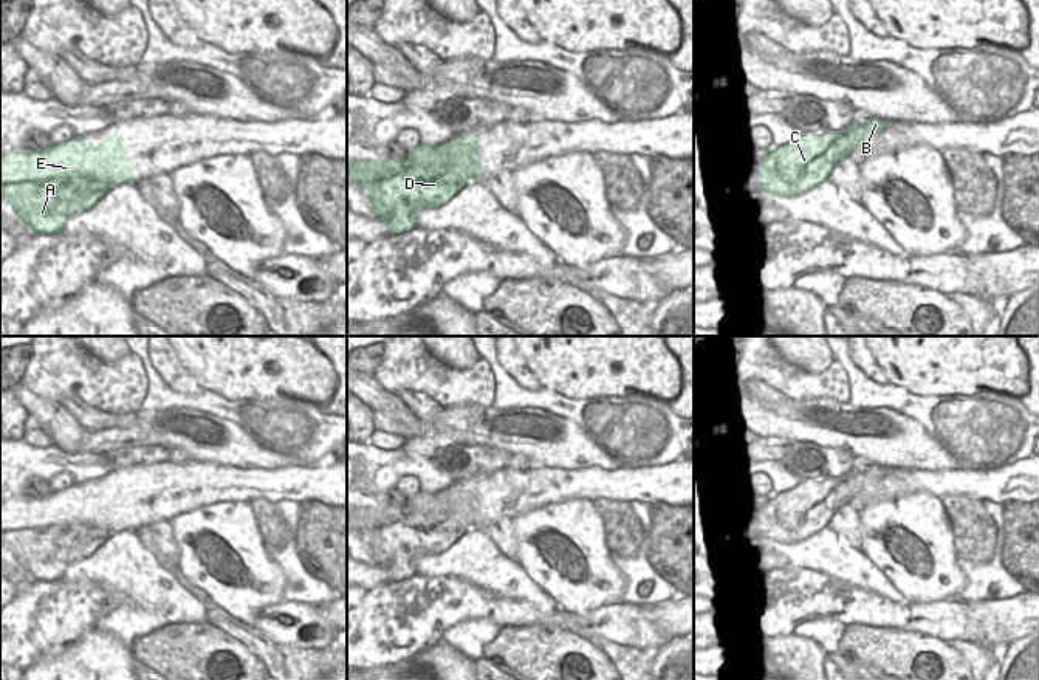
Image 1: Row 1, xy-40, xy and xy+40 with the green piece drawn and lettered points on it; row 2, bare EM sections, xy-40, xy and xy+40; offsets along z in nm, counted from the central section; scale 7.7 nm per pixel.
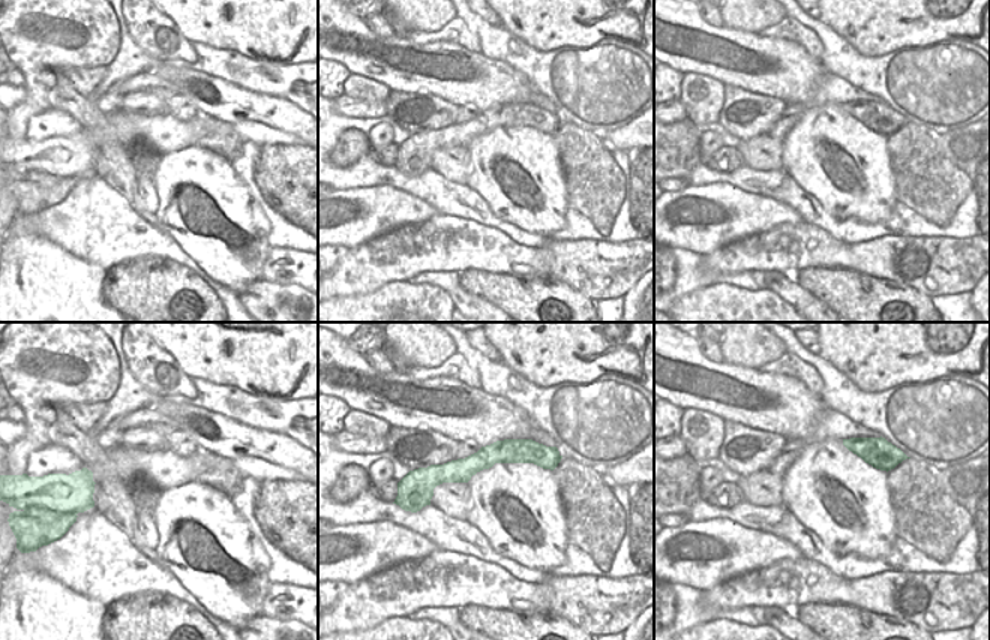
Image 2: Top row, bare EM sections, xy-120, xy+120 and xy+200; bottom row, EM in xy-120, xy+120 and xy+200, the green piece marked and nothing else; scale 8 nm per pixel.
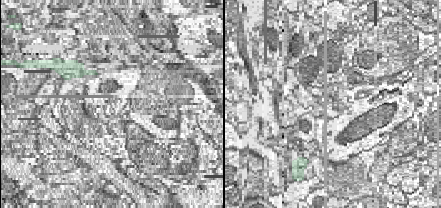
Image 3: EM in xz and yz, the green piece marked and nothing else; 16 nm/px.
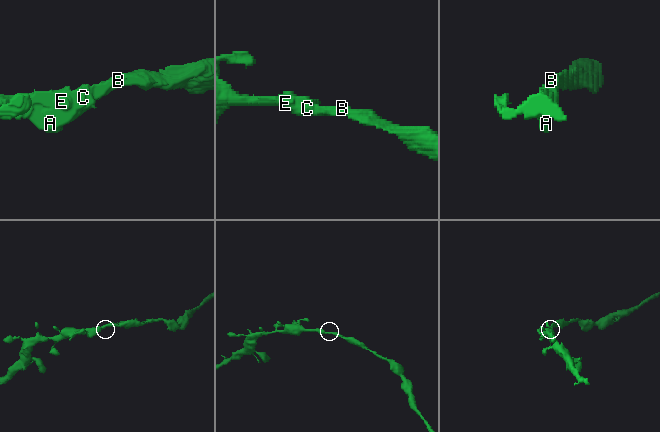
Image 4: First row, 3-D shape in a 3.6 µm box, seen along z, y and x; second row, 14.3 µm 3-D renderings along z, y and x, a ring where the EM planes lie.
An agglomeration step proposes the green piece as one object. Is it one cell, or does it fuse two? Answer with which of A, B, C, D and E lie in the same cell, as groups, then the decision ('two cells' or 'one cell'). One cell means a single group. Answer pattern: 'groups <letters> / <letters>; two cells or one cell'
groups A B C D / E; two cells

